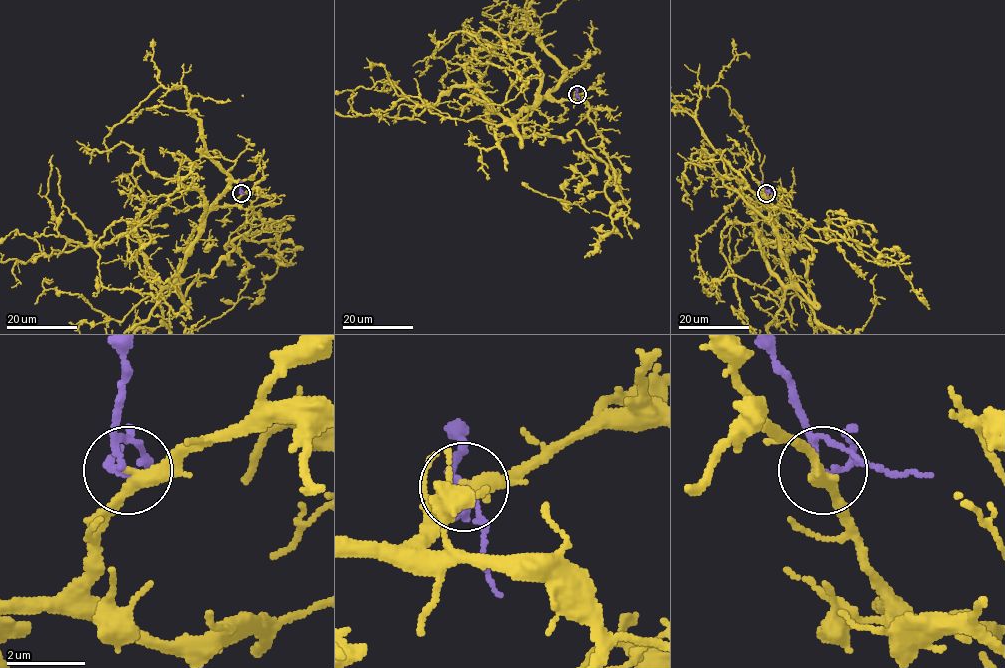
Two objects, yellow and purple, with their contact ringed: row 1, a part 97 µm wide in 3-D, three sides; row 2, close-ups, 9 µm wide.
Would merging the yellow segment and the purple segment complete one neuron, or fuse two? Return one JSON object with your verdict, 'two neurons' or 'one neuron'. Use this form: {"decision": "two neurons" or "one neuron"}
{"decision": "one neuron"}

